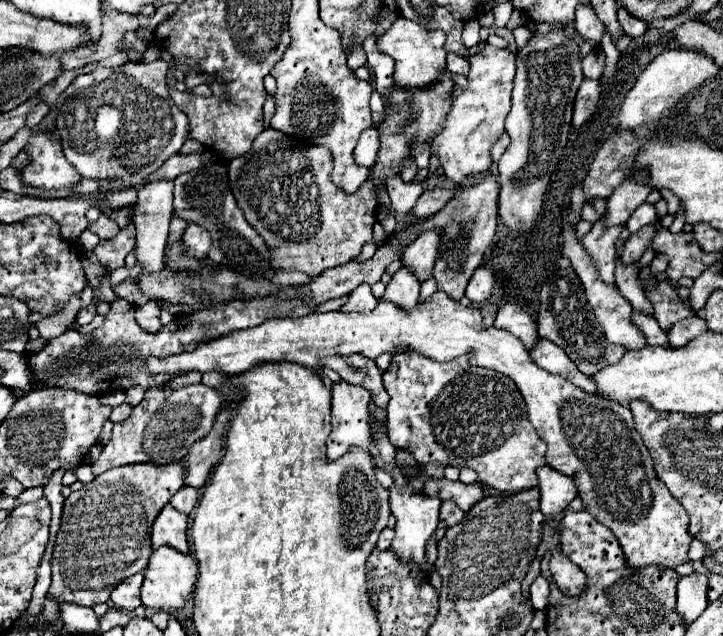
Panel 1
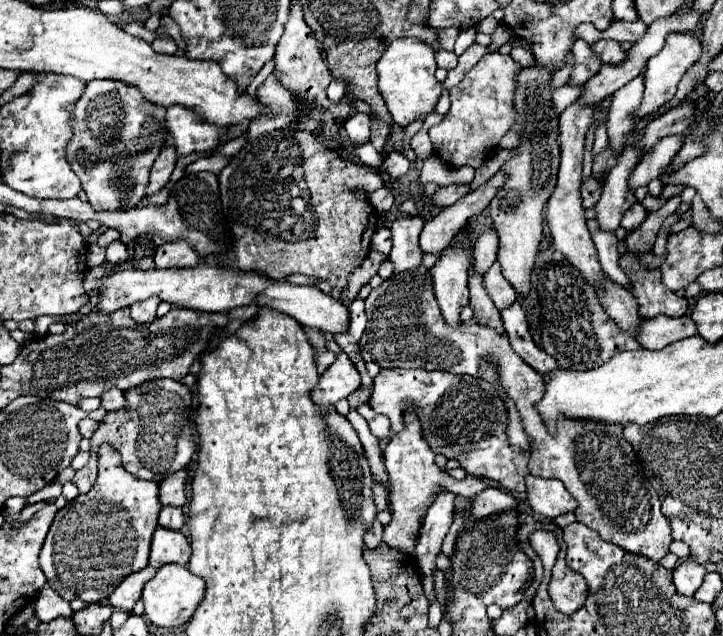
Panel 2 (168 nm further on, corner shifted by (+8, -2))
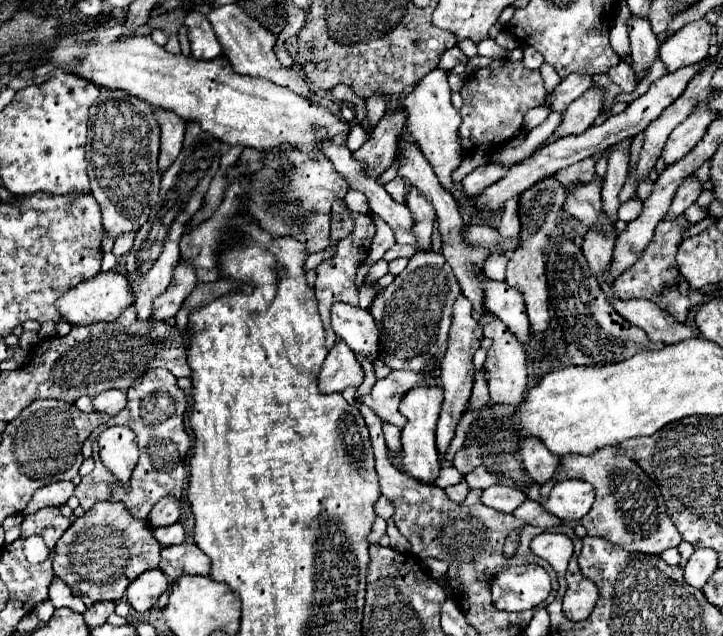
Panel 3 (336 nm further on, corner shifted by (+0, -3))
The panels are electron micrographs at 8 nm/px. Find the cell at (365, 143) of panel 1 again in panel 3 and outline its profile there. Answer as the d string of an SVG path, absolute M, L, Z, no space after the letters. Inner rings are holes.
M380 94L370 96L370 98L366 100L366 110L368 110L368 120L370 120L370 124L378 122L378 120L384 116L386 106L388 106L388 104L386 104L386 98L380 96Z

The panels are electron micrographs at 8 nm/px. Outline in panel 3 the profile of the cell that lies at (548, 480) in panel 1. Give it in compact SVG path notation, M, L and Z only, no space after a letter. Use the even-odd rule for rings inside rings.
M564 480L552 488L550 498L542 500L542 506L560 520L572 522L586 516L594 504L594 498L596 494L592 484L584 480Z

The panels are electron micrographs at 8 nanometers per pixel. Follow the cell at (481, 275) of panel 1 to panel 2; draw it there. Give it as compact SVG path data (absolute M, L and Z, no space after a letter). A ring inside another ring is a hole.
M492 229L488 233L482 233L476 239L474 251L472 251L472 255L474 255L474 265L472 265L474 273L484 275L492 267L492 263L496 261L496 253L498 253L498 235L496 235L496 231Z

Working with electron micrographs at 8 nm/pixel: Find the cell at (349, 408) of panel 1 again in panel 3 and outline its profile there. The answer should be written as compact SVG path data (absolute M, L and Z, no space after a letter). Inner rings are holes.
M340 340L334 344L320 372L320 390L326 394L342 392L346 386L360 386L364 370L350 348Z

